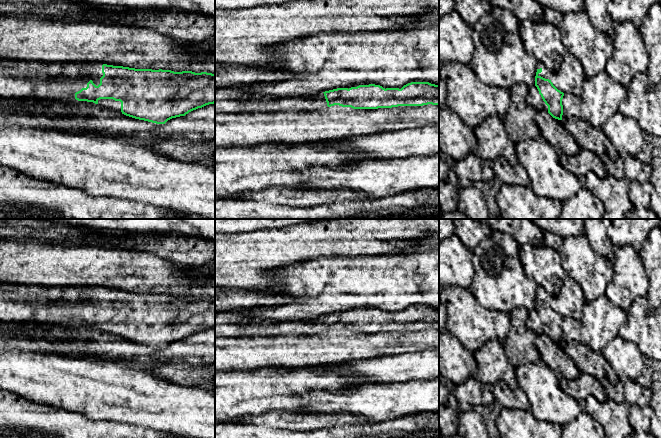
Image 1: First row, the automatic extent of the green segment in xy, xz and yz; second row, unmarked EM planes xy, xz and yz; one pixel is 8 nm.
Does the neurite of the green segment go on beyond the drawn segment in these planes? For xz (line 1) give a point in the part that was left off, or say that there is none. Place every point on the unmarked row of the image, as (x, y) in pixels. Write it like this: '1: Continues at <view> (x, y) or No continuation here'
1: Continues at xz (227, 323)

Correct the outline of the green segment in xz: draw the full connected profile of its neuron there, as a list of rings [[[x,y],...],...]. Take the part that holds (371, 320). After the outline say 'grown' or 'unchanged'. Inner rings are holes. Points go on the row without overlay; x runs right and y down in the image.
[[[411,306],[399,312],[359,309],[316,319],[276,321],[249,317],[241,311],[215,312],[215,337],[265,337],[318,334],[339,329],[353,333],[439,329],[439,309]]]; grown

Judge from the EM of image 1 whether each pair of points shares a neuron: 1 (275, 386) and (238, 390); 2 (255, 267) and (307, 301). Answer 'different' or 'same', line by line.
1: same
2: different

